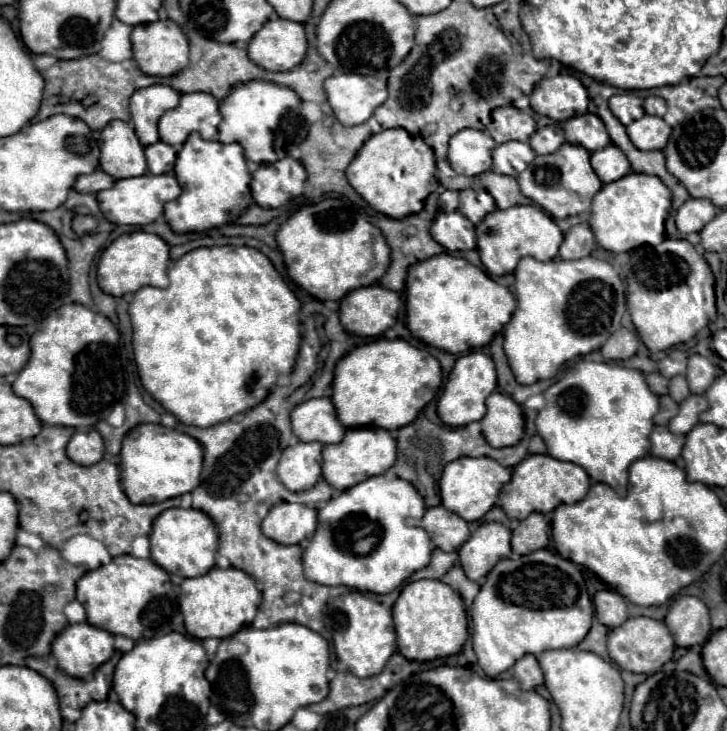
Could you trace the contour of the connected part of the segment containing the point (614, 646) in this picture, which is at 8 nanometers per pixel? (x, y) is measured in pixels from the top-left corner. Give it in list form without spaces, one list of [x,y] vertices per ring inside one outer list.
[[[630,617],[618,629],[612,629],[608,633],[608,655],[614,663],[618,663],[618,667],[626,671],[650,675],[662,669],[662,665],[672,659],[674,639],[670,637],[670,631],[666,629],[664,621],[656,621],[648,617]]]

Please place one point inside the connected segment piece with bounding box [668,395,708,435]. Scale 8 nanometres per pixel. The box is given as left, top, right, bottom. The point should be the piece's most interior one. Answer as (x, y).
(687, 417)

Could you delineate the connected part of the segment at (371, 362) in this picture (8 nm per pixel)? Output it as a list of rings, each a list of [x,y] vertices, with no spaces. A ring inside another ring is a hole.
[[[374,339],[352,349],[336,363],[332,401],[344,427],[382,427],[396,431],[412,423],[424,405],[434,399],[442,383],[438,359],[404,339]]]

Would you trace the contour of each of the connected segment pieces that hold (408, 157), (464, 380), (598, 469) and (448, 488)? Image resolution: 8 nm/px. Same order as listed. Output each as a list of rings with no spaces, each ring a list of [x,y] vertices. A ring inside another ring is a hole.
[[[384,129],[362,145],[354,161],[348,165],[346,177],[372,209],[402,219],[422,211],[426,197],[438,187],[434,171],[434,153],[420,137],[414,137],[404,129]]]
[[[472,351],[468,355],[458,357],[454,369],[448,375],[448,381],[444,385],[444,391],[438,399],[438,417],[442,423],[450,427],[464,427],[472,421],[480,421],[486,413],[486,397],[496,389],[496,369],[494,361],[482,353],[482,351]]]
[[[578,361],[568,367],[566,373],[544,391],[546,407],[536,417],[538,435],[544,439],[546,449],[550,441],[550,455],[560,461],[570,461],[586,469],[592,481],[610,485],[618,495],[626,495],[628,485],[628,467],[648,455],[650,441],[648,435],[654,427],[652,417],[658,413],[658,395],[646,385],[644,373],[628,369],[616,363],[596,363],[596,361]]]
[[[460,457],[444,467],[440,479],[442,505],[452,513],[458,513],[464,521],[478,521],[486,515],[490,507],[494,507],[498,491],[502,485],[506,485],[506,481],[510,481],[510,469],[502,467],[498,461],[490,457]]]

